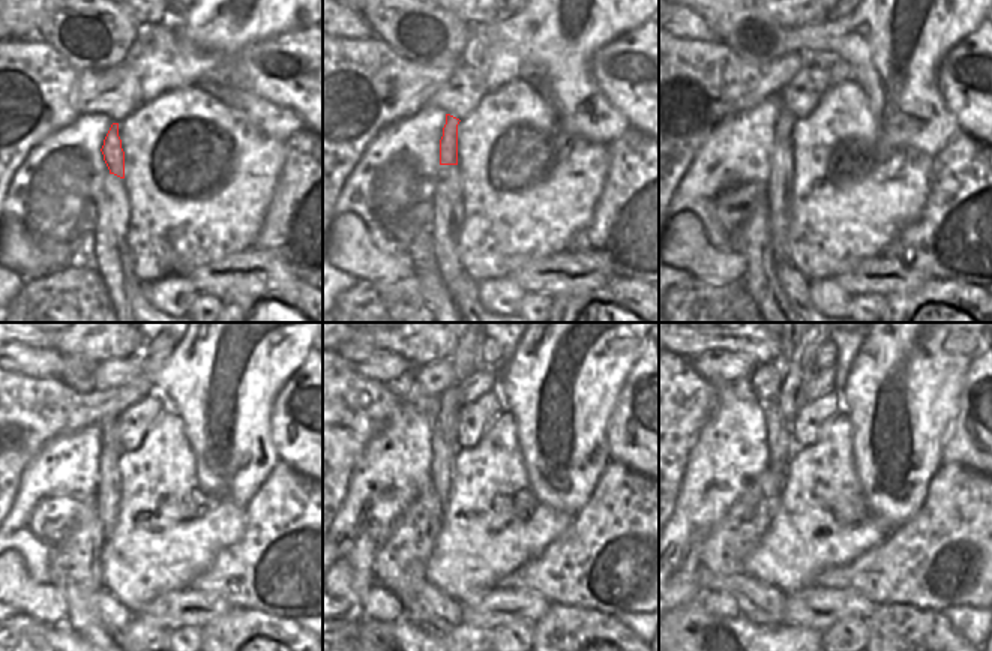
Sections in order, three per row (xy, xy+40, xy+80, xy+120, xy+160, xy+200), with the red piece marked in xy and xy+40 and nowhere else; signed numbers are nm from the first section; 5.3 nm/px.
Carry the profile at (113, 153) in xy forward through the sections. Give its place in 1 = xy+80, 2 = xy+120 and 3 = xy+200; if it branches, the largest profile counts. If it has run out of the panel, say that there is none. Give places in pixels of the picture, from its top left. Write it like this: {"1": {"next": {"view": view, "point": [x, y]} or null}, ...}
{"1": {"next": {"view": "xy+80", "point": [785, 123]}}, "2": {"next": {"view": "xy+120", "point": [110, 426]}}, "3": {"next": {"view": "xy+200", "point": [791, 398]}}}

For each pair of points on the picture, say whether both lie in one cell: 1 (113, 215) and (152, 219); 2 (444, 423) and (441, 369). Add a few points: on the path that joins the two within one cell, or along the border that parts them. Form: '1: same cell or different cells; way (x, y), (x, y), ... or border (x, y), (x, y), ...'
1: different cells; border (123, 182), (129, 203), (128, 249), (131, 252)
2: different cells; border (452, 357), (453, 383), (438, 398)

